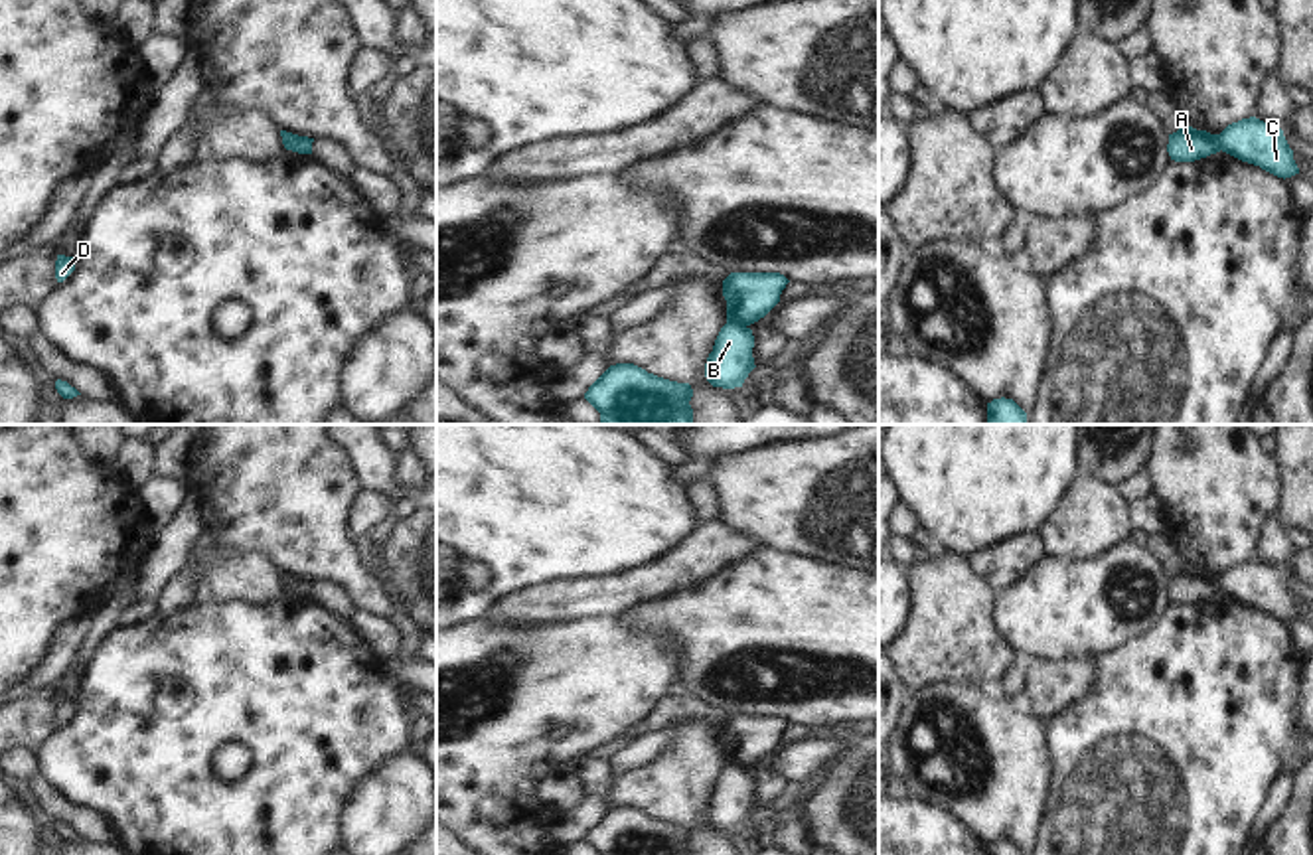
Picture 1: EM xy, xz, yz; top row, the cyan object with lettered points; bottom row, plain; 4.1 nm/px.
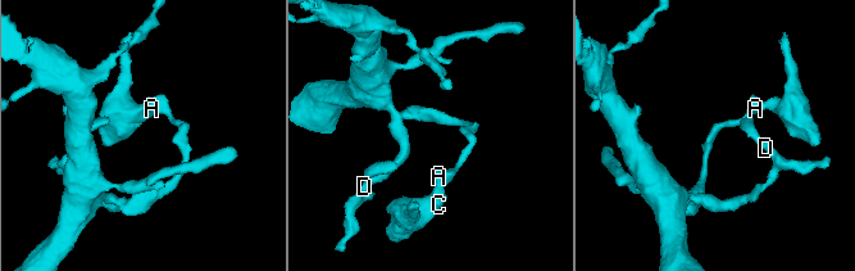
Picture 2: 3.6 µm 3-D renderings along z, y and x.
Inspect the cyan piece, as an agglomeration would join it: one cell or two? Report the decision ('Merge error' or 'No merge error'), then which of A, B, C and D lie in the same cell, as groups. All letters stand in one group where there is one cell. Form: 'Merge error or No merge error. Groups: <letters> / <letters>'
Merge error. Groups: A D / B C

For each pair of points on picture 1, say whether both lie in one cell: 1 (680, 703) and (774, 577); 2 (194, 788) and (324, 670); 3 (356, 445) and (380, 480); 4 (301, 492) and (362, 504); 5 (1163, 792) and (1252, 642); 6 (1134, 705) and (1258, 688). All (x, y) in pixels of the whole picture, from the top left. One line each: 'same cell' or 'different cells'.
1: different cells
2: same cell
3: same cell
4: different cells
5: same cell
6: same cell

